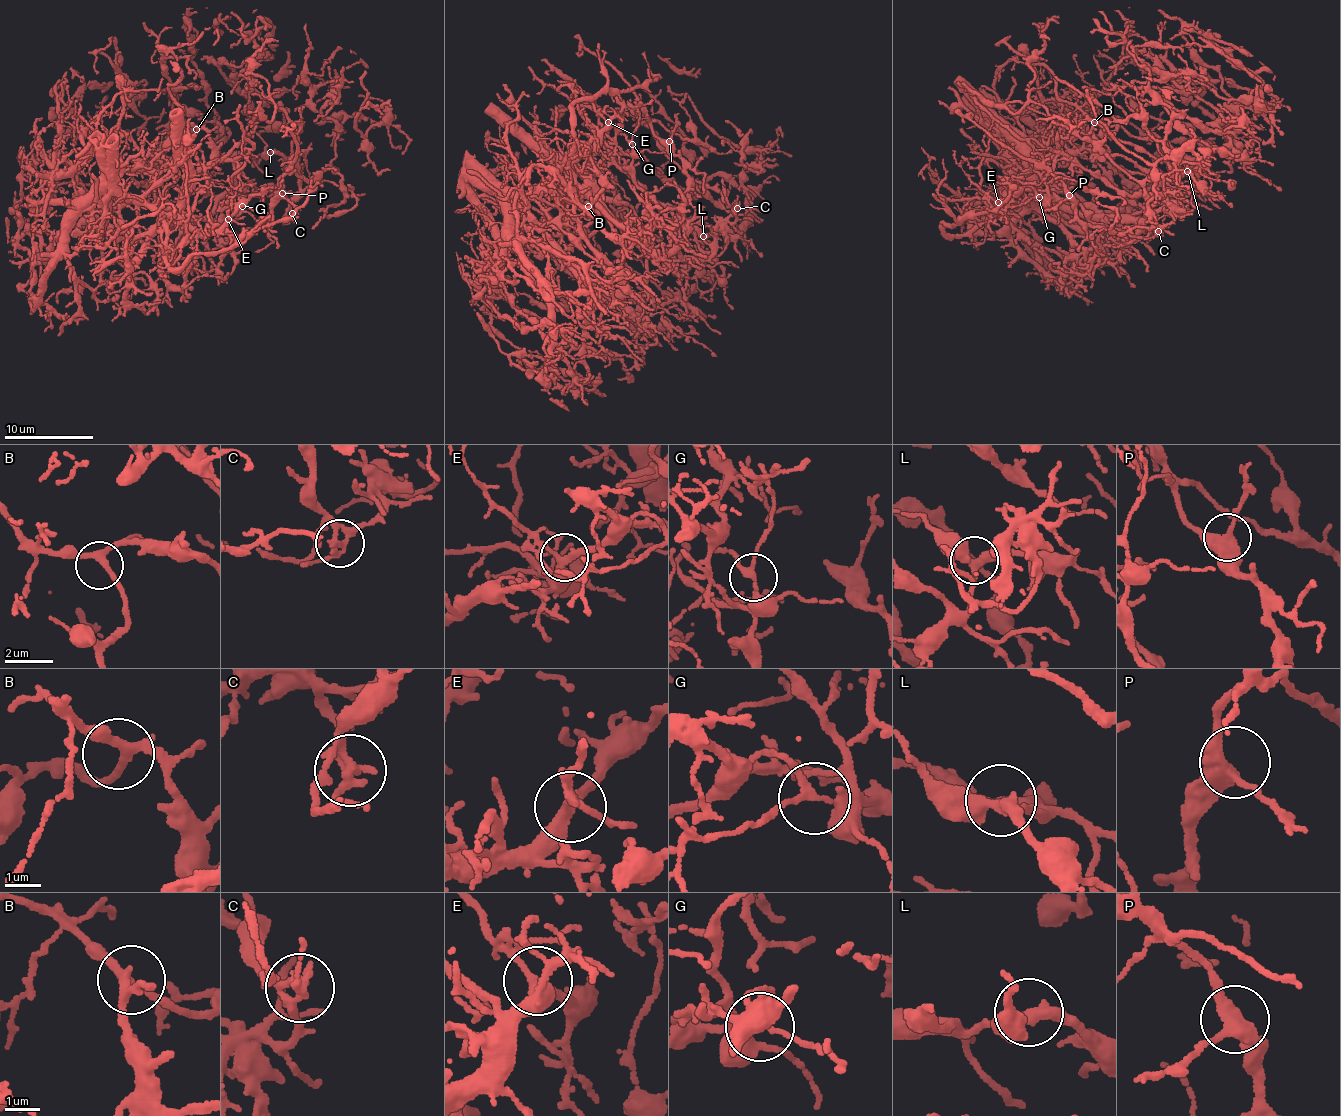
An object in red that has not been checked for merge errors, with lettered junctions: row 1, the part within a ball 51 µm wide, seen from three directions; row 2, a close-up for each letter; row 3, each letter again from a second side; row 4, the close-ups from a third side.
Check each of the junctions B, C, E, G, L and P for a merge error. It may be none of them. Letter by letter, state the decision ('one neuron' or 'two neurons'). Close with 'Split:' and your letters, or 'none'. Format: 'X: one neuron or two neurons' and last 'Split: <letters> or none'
B: one neuron
C: two neurons
E: one neuron
G: two neurons
L: one neuron
P: one neuron
Split: C, G

